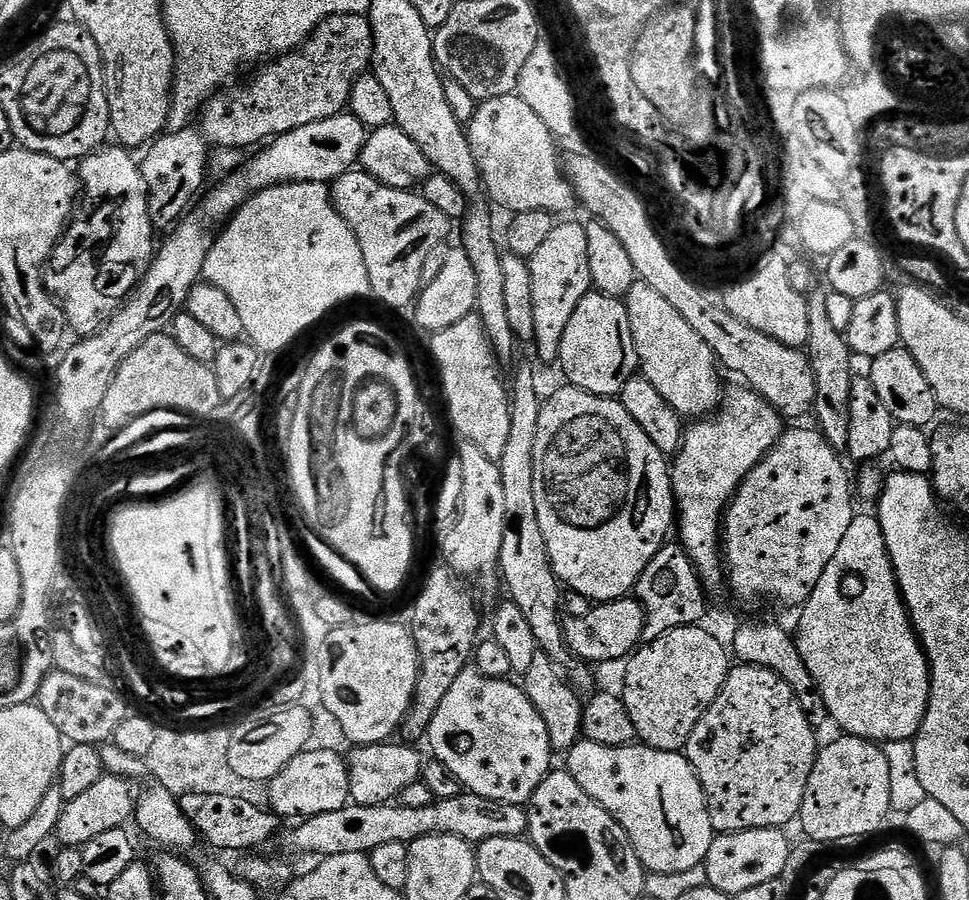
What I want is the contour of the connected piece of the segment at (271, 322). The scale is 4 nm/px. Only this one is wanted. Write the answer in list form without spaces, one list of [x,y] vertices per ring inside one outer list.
[[[318,182],[279,184],[256,193],[252,199],[246,201],[240,207],[239,212],[228,221],[226,227],[217,235],[216,241],[212,244],[210,254],[206,258],[203,279],[226,292],[226,297],[234,302],[235,309],[238,310],[239,317],[242,318],[244,336],[264,354],[280,354],[280,351],[287,344],[294,343],[307,328],[314,327],[331,308],[336,308],[339,304],[346,303],[347,300],[356,300],[359,296],[367,297],[369,295],[368,275],[366,274],[366,262],[362,258],[362,246],[358,244],[354,230],[350,230],[350,226],[344,221],[342,214],[338,214],[338,210],[332,205],[329,185]]]

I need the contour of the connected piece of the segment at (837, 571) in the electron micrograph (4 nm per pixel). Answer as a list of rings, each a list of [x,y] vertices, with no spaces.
[[[875,515],[854,516],[834,558],[822,571],[818,584],[798,613],[800,625],[794,628],[798,654],[802,654],[802,662],[806,662],[806,670],[810,670],[810,678],[814,678],[826,702],[829,717],[838,722],[842,732],[873,742],[917,736],[928,709],[932,675],[928,669],[928,655],[912,628],[904,599],[900,597],[886,538]]]

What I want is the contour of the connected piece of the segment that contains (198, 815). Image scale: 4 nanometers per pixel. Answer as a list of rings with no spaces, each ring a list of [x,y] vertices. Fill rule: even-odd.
[[[186,794],[179,797],[180,812],[186,814],[190,826],[198,833],[199,839],[204,840],[212,848],[220,852],[240,852],[248,854],[260,850],[267,840],[276,836],[276,831],[282,825],[281,817],[267,807],[260,807],[245,799],[230,798],[229,795],[217,794]]]

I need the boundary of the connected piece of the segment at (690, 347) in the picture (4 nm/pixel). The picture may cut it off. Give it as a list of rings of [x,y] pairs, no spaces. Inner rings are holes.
[[[637,279],[636,284],[630,286],[624,305],[630,314],[630,334],[634,334],[642,375],[682,418],[711,417],[722,403],[722,391],[721,369],[710,346],[702,342],[690,322],[686,322],[686,318],[682,318],[682,314],[678,314],[678,310],[645,280]]]

